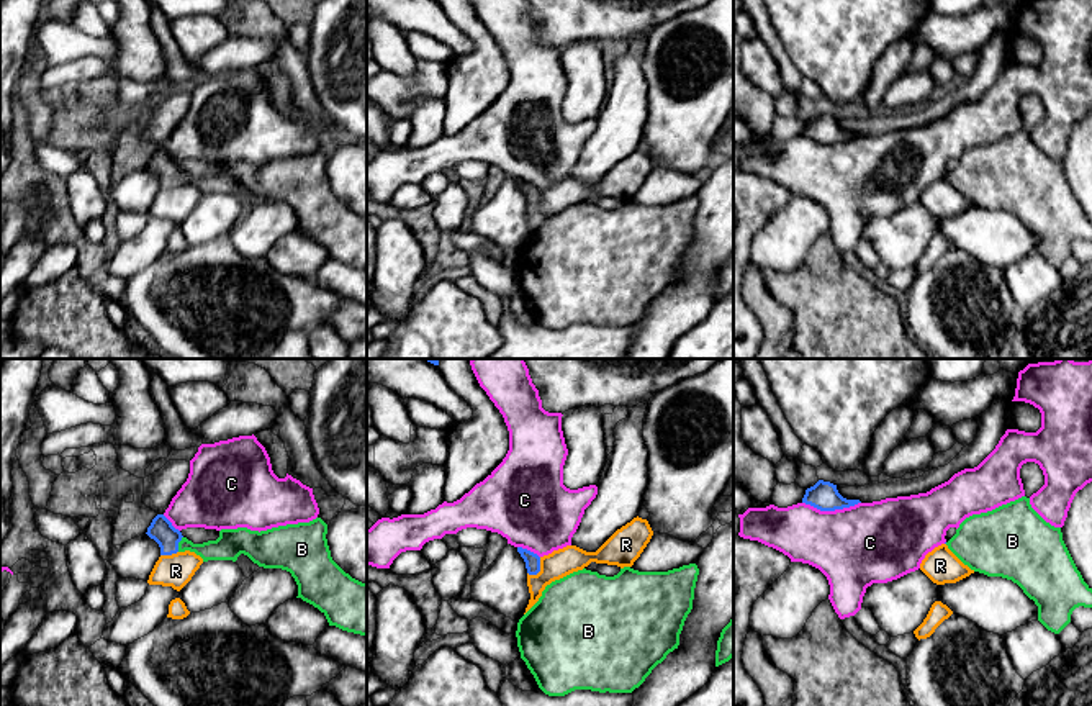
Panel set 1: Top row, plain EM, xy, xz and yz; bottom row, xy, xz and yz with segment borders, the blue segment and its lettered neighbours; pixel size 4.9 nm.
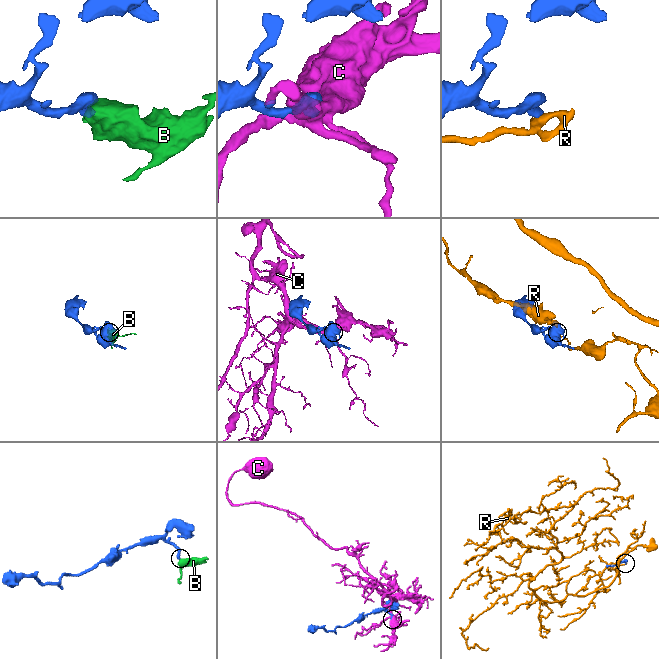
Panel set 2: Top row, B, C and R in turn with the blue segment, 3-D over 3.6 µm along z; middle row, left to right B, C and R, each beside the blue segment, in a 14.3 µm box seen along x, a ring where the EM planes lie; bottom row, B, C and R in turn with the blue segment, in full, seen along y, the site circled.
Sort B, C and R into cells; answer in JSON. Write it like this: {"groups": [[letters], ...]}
{"groups": [["B"], ["C"], ["R"]]}

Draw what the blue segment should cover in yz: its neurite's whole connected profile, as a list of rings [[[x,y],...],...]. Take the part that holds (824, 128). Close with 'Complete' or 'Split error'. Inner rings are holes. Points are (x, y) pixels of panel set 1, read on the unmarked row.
[[[819,113],[814,120],[805,123],[802,136],[810,138],[820,144],[835,144],[855,139],[861,134],[846,133],[838,126],[837,118]]]. Complete

